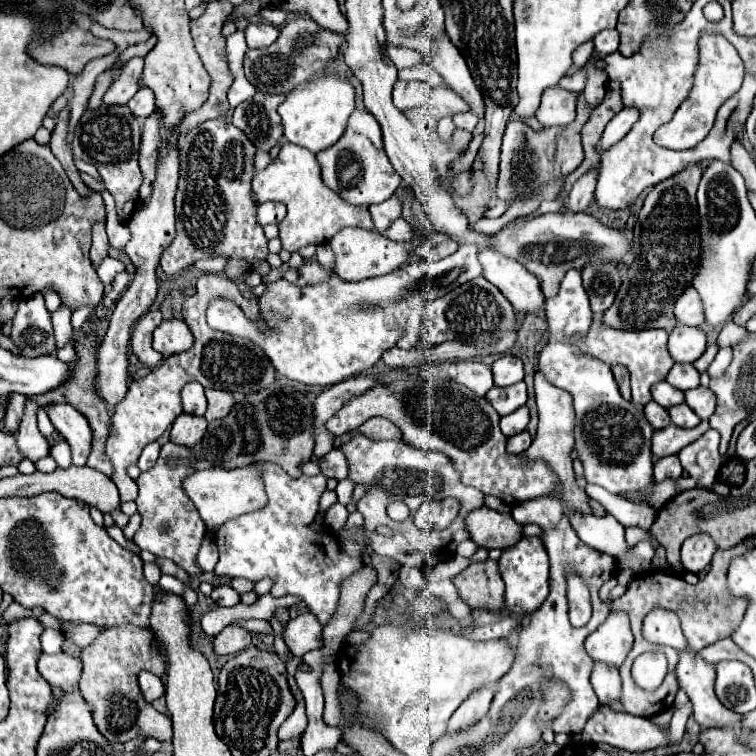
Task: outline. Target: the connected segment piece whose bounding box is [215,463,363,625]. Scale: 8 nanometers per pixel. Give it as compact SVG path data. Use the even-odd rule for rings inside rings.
M257 463L257 467L269 501L263 509L229 519L221 525L221 543L217 543L219 563L215 575L243 577L253 583L267 577L273 581L273 597L301 597L309 611L327 625L337 613L343 581L363 567L363 559L345 553L333 533L311 529L317 517L319 497L327 487L327 477L303 475L293 479L275 463Z

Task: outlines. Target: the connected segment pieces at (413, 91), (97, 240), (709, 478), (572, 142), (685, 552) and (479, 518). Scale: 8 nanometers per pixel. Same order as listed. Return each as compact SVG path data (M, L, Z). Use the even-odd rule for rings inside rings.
M397 81L393 87L393 103L397 109L405 111L411 107L421 105L427 99L429 85L427 83L417 83L417 81Z
M95 221L93 223L93 245L91 245L93 265L101 263L107 251L109 251L109 243L107 243L107 233L105 233L105 221Z
M709 429L697 441L683 447L679 451L679 459L683 469L693 479L697 479L697 487L711 489L715 475L723 463L723 457L719 455L719 433L715 429Z
M579 95L579 105L577 105L577 117L575 121L563 129L559 141L557 141L557 151L555 151L555 161L561 167L563 175L569 175L571 171L575 171L581 161L583 161L583 147L581 147L581 137L579 131L585 125L585 121L589 119L589 107L583 99L583 95Z
M707 533L693 535L681 547L681 565L685 571L699 573L711 563L711 557L715 551L717 551L717 545Z
M481 507L465 517L465 531L471 533L471 541L485 549L509 549L521 539L521 525L511 515L497 513L489 507Z

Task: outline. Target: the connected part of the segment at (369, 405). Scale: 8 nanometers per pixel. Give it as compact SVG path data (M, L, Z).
M409 375L387 385L375 385L367 393L347 401L325 427L333 435L341 435L371 417L385 417L395 423L403 433L403 441L411 447L445 453L459 469L465 485L477 487L485 495L495 495L507 505L547 495L557 487L557 477L543 461L523 463L517 455L505 451L505 435L499 429L499 415L493 405L455 381L431 383L421 375Z

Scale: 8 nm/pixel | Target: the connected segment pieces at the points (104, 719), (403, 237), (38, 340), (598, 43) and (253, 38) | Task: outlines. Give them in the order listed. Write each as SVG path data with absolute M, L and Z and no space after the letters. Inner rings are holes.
M125 623L119 627L101 629L97 639L81 649L81 661L83 661L83 675L79 681L79 689L89 705L97 729L103 733L107 741L125 743L143 735L153 737L161 743L171 743L173 727L169 717L153 709L143 699L137 685L137 673L141 669L147 669L157 675L163 675L165 671L165 659L159 647L155 645L149 627Z
M403 217L395 219L395 221L389 225L389 229L385 231L385 237L393 239L393 241L409 241L413 235L415 235L415 233L413 233L413 227L411 227Z
M41 293L21 299L11 323L11 339L21 349L23 357L55 353L57 345L51 327L51 313L45 309Z
M605 29L593 39L593 43L595 43L595 51L599 55L615 53L619 47L619 33L617 33L617 29Z
M251 23L245 29L245 35L247 35L247 45L249 47L253 47L253 49L269 47L277 41L279 29L275 25L269 25L269 23Z

